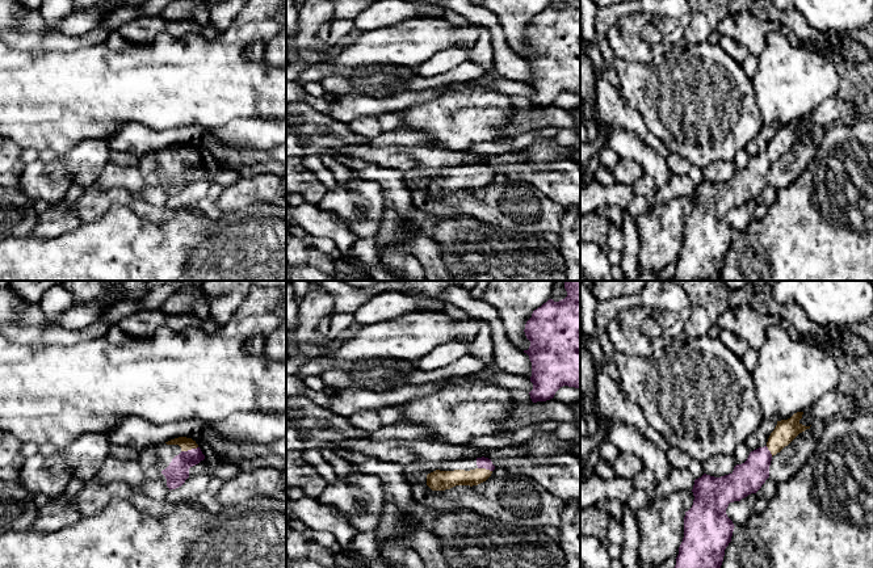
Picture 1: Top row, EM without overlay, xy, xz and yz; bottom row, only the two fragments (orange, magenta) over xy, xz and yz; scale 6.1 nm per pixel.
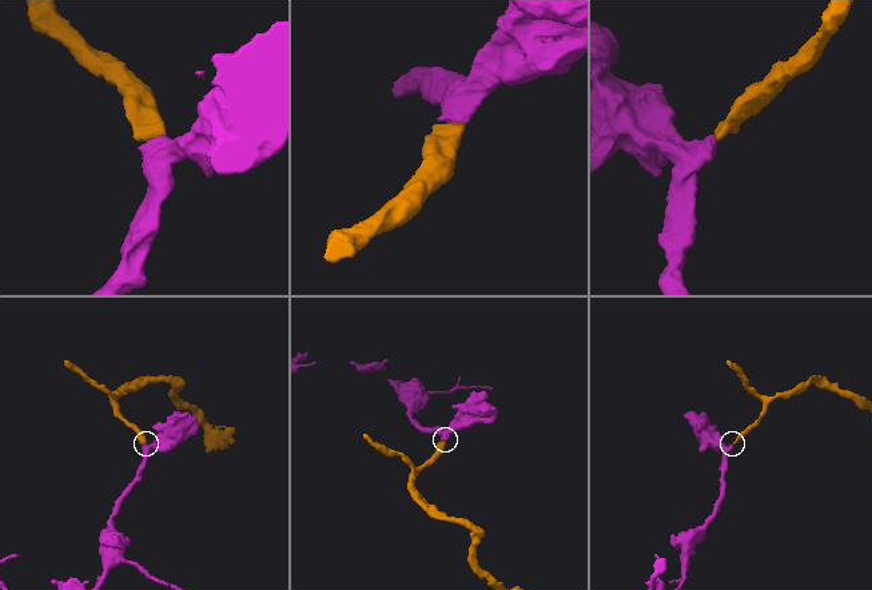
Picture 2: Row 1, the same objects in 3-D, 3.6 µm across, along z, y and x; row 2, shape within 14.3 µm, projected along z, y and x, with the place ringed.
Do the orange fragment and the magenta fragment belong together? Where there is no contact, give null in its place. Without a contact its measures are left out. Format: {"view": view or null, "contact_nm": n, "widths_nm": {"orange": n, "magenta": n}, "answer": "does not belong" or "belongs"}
{"view": "xy", "contact_nm": 110, "widths_nm": {"orange": 80, "magenta": 140}, "answer": "belongs"}

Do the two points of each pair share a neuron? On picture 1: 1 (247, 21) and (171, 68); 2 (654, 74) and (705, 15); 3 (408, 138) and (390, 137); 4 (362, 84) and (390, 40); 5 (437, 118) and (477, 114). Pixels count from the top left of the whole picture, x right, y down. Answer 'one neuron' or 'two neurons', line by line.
1: one neuron
2: two neurons
3: one neuron
4: two neurons
5: one neuron

